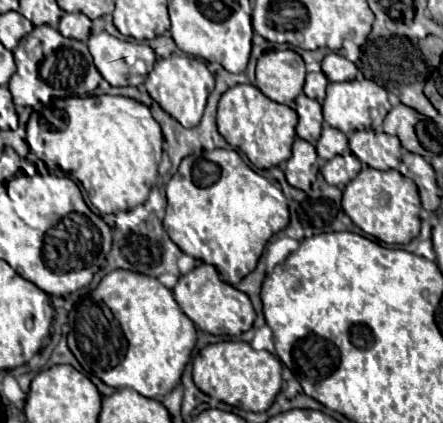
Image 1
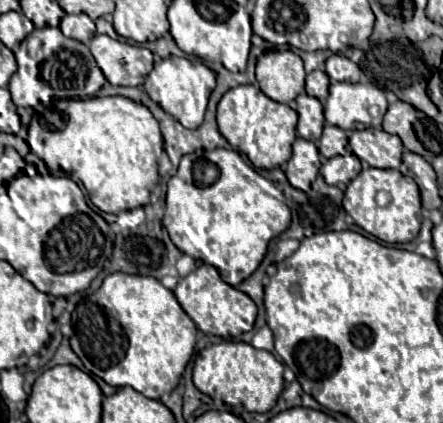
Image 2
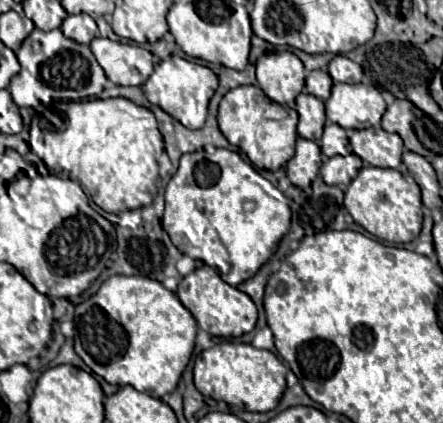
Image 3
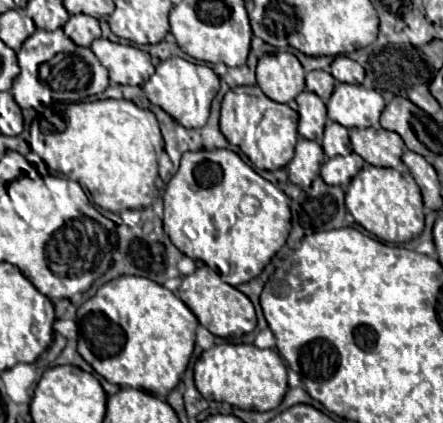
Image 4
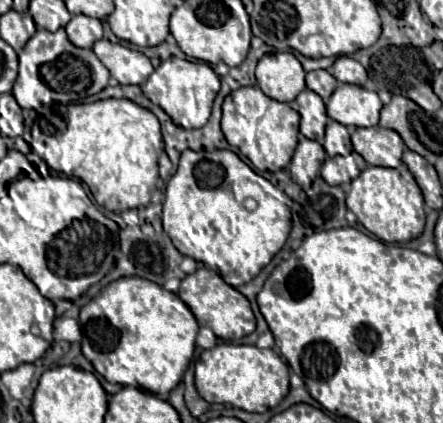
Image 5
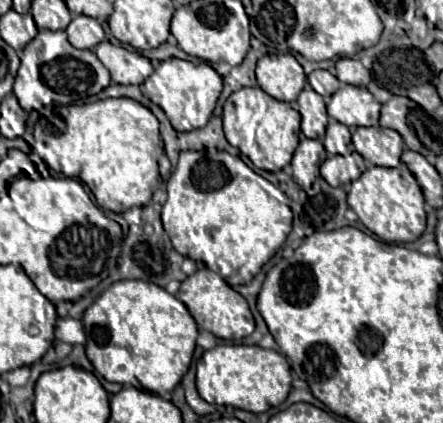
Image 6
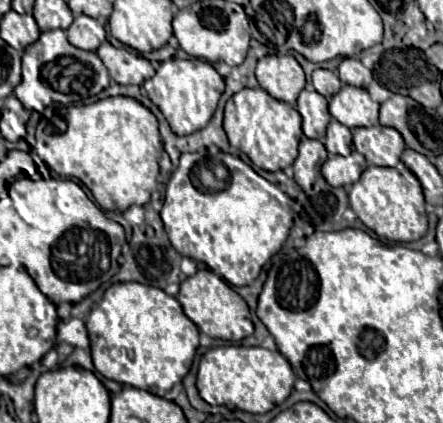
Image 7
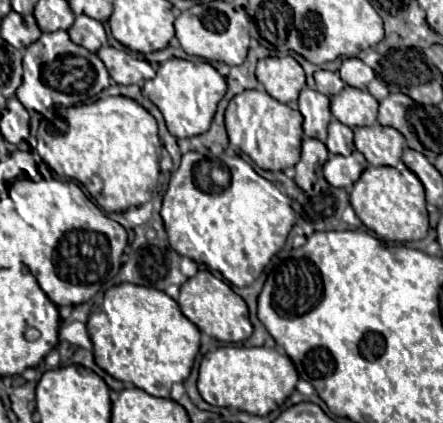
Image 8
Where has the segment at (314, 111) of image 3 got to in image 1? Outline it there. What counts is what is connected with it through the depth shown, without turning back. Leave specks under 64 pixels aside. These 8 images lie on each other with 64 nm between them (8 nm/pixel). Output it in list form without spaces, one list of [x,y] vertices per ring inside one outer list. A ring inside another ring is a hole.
[[[300,94],[296,98],[294,110],[298,114],[296,134],[302,140],[308,140],[310,144],[316,144],[318,138],[320,138],[320,130],[322,130],[322,106],[316,100]]]

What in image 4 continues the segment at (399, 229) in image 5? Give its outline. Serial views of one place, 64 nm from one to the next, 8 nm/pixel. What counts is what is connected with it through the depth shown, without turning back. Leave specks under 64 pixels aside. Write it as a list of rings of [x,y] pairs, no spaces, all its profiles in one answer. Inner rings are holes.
[[[366,164],[358,172],[358,176],[352,178],[346,190],[346,208],[360,226],[364,226],[368,232],[372,232],[382,242],[402,244],[402,242],[416,238],[424,230],[424,204],[420,188],[410,174],[403,174],[394,168],[376,168],[376,166]]]

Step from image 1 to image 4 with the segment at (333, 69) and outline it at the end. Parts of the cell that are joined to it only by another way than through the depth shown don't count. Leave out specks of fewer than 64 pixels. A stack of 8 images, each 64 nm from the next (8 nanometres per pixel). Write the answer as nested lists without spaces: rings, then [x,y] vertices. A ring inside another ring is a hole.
[[[336,56],[332,62],[332,76],[338,82],[348,82],[348,84],[362,84],[364,80],[364,68],[350,60],[348,56]]]

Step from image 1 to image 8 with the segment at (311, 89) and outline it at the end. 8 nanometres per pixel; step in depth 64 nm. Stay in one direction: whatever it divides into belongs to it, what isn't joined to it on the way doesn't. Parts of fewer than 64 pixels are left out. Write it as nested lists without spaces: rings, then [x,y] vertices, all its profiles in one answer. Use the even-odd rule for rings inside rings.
[[[318,70],[318,72],[314,72],[314,80],[316,80],[316,90],[322,92],[322,94],[326,94],[326,96],[338,94],[344,88],[344,82],[340,80],[338,72]]]

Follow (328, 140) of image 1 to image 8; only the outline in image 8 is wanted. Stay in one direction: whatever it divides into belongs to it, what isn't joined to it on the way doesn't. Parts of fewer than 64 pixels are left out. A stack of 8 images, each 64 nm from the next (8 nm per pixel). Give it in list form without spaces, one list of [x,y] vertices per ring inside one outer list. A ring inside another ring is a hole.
[[[332,120],[328,126],[328,140],[326,140],[326,148],[332,154],[342,154],[348,156],[354,150],[354,142],[352,142],[352,130],[344,124],[340,124],[338,120]]]

